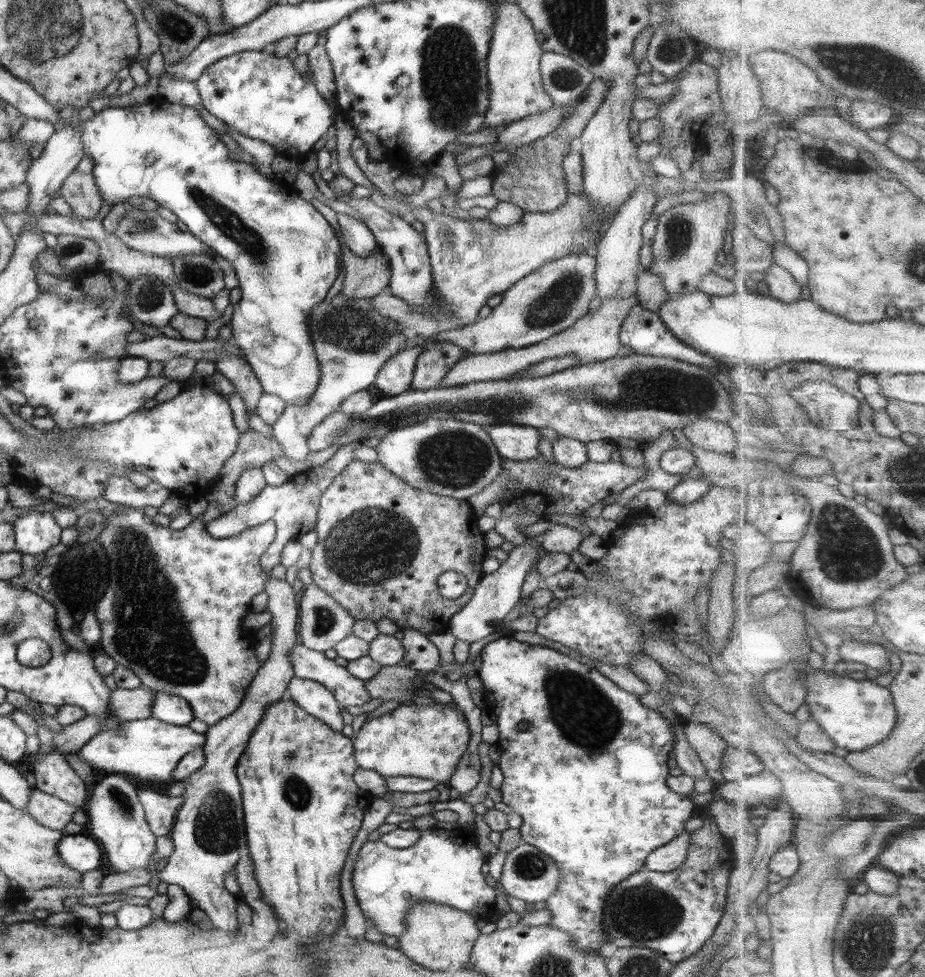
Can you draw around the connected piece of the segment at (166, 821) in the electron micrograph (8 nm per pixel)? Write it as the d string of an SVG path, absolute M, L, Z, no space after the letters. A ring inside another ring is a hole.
M138 786L137 797L145 810L145 819L154 836L169 836L184 795L170 797L154 791L150 786Z

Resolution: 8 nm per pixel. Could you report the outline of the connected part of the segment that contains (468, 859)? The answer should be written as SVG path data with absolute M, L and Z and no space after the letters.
M436 827L426 830L418 829L421 837L410 848L392 848L380 839L367 841L363 844L352 866L352 884L354 896L365 918L372 920L371 926L376 927L384 936L402 936L405 933L405 916L411 904L429 900L436 904L446 904L466 912L476 918L491 919L495 914L496 895L482 875L482 866L488 861L484 852L480 851L475 833L470 830Z

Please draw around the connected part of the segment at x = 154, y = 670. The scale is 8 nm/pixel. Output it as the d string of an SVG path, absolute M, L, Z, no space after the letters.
M199 496L196 500L188 502L187 508L194 519L187 527L181 530L155 524L151 517L151 512L139 508L123 506L123 509L118 509L117 511L108 511L104 508L98 510L105 516L106 524L96 539L103 546L103 551L106 552L106 556L110 559L112 575L110 575L110 582L108 582L100 602L96 604L96 619L98 619L100 629L102 629L102 636L97 645L106 655L114 659L118 665L132 670L141 680L144 687L155 692L165 692L166 694L174 694L183 698L192 707L194 718L205 722L208 726L214 726L214 724L218 724L222 718L226 718L226 715L232 714L240 706L246 694L246 689L250 686L254 675L261 668L260 662L256 658L256 637L254 632L251 632L243 625L243 621L252 612L252 598L264 591L268 573L262 568L259 560L262 553L274 540L276 527L272 521L268 521L228 538L214 538L214 535L211 535L206 530L201 518L208 504L204 496Z

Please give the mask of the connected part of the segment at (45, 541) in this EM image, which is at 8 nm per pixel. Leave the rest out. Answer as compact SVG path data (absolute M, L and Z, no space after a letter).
M29 510L13 524L16 550L26 554L42 554L60 542L62 527L51 512Z

